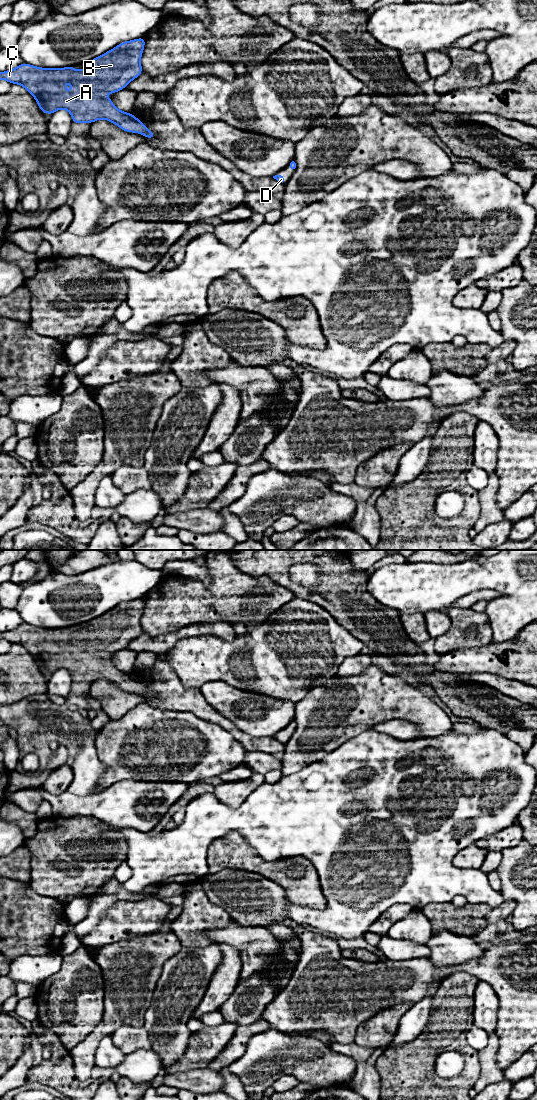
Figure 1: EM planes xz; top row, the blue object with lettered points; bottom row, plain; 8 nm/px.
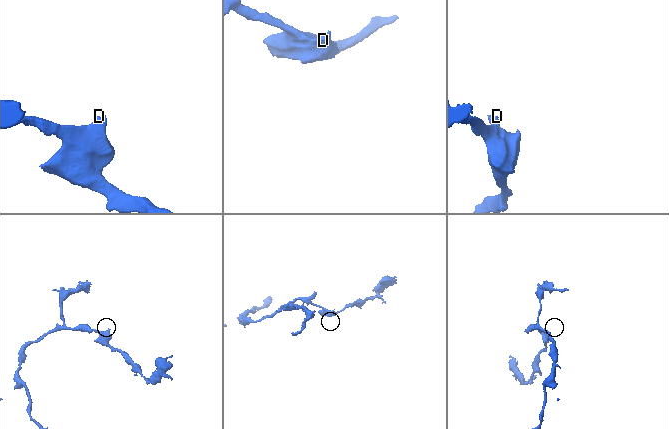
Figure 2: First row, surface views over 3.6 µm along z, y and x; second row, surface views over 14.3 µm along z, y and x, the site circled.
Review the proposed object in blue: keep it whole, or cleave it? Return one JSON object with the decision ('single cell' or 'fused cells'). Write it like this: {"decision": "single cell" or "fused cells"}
{"decision": "single cell"}

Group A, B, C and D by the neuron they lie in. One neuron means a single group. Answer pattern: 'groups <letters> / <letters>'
groups A B C D

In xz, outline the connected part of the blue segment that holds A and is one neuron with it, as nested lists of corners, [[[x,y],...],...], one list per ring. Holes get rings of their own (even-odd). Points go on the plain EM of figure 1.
[[[145,596],[136,600],[123,602],[103,615],[87,622],[94,629],[75,630],[73,626],[67,628],[39,628],[22,623],[17,628],[0,632],[0,639],[11,644],[21,644],[36,659],[40,670],[52,675],[58,669],[66,669],[71,673],[73,683],[92,683],[98,679],[106,679],[123,691],[141,693],[146,698],[154,699],[146,686],[131,673],[117,669],[111,658],[104,656],[110,652],[115,653],[126,648],[130,641],[138,637],[142,632],[140,618],[145,605]],[[68,641],[75,649],[66,651],[64,642]]]

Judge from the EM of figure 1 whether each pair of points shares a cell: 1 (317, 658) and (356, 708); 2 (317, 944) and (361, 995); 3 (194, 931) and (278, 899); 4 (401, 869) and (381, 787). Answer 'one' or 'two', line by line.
1: two
2: one
3: two
4: one

